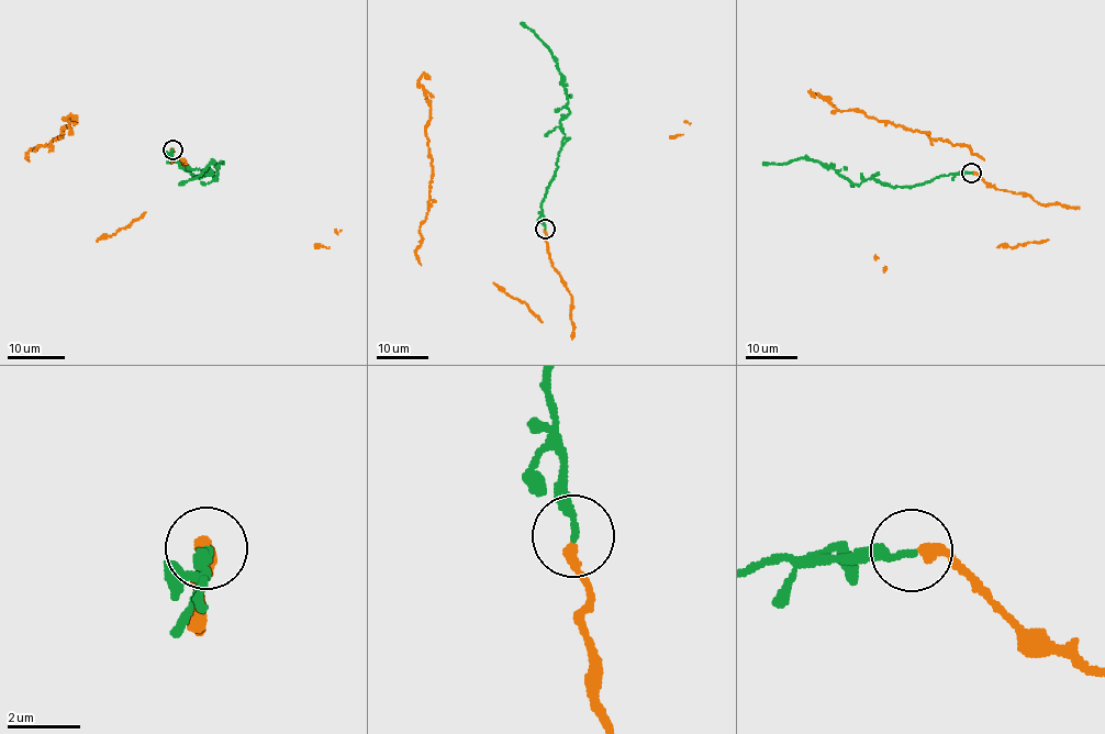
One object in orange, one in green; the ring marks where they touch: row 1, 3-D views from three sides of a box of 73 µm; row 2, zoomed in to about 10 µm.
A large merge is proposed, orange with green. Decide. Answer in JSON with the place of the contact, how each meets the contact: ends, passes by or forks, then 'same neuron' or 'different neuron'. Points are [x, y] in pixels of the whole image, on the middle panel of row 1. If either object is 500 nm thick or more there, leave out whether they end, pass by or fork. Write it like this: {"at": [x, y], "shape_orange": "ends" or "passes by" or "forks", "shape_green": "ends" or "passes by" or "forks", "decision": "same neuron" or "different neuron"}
{"at": [545, 229], "shape_orange": "ends", "shape_green": "ends", "decision": "same neuron"}

